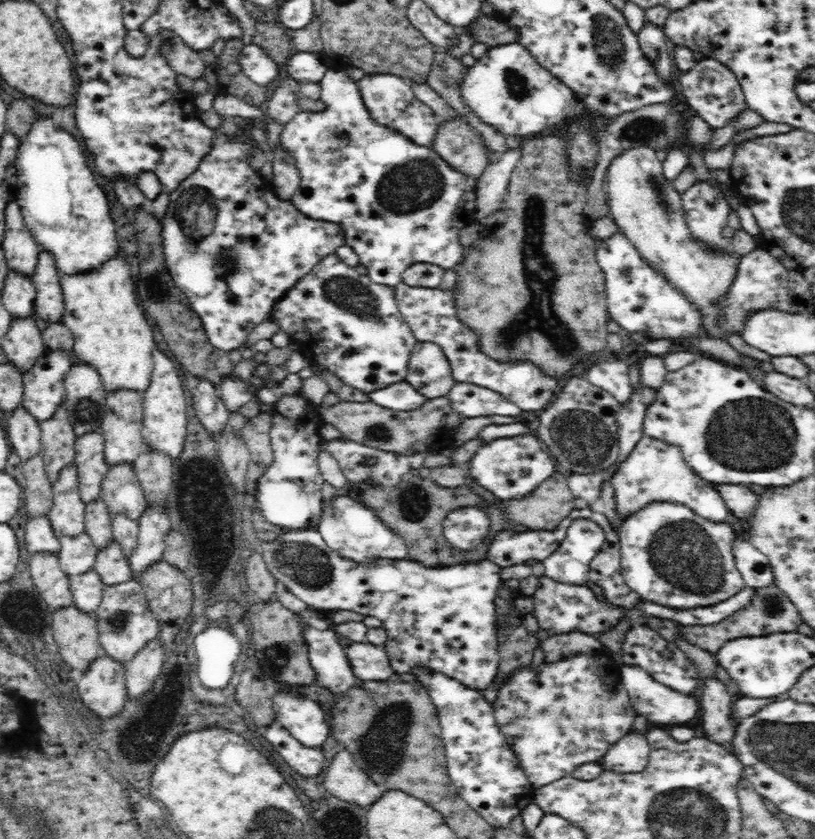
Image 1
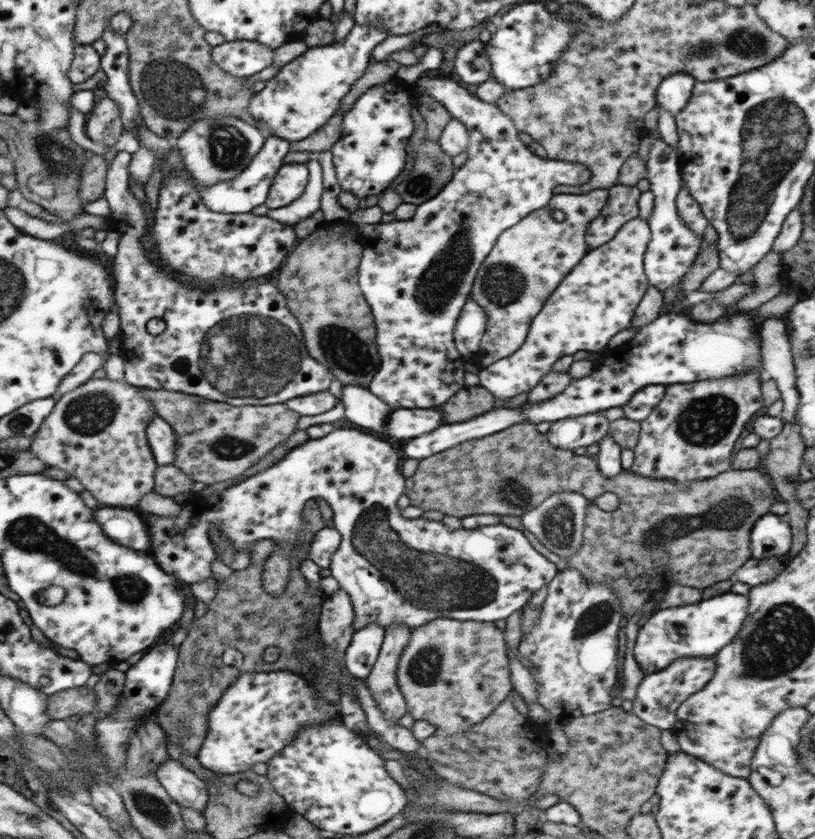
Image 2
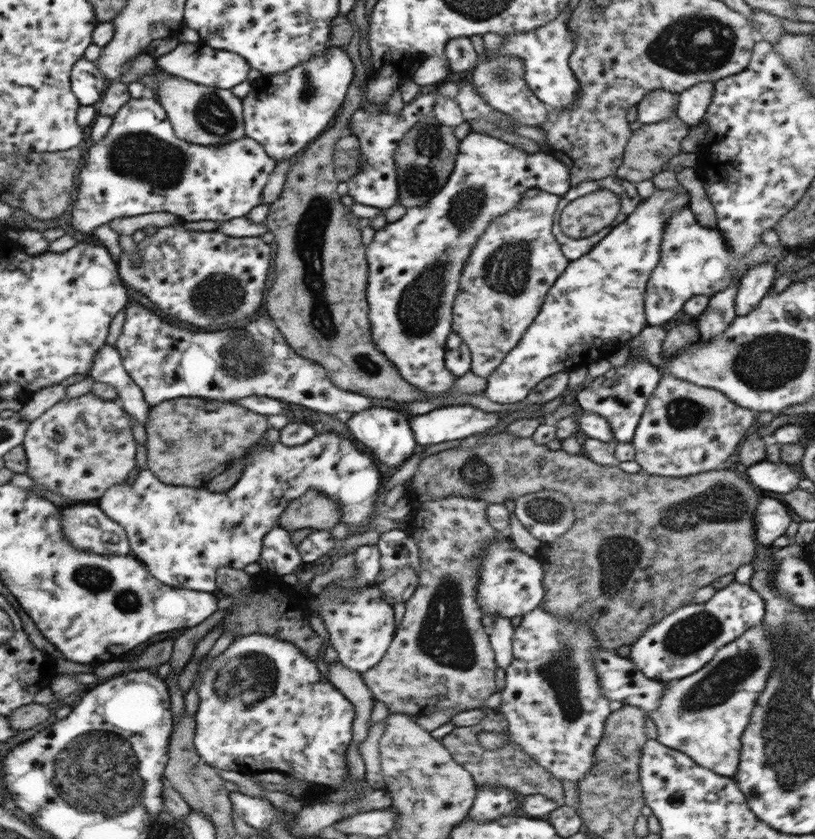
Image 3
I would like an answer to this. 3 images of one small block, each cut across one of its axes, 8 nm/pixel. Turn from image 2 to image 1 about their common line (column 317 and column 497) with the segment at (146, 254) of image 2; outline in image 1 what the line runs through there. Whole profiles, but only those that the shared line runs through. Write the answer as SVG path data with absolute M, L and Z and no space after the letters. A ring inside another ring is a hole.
M400 282L395 286L395 293L402 318L408 323L417 342L433 342L442 349L444 356L448 359L455 382L468 382L476 386L481 386L482 388L489 388L501 394L504 398L510 400L510 402L518 405L520 409L526 411L540 410L540 408L548 406L550 400L556 396L556 392L558 392L558 381L556 378L544 374L534 363L530 361L498 362L480 351L478 335L470 327L466 327L466 324L462 323L458 319L458 315L456 315L457 307L454 290L446 292L439 287L413 287L404 282Z

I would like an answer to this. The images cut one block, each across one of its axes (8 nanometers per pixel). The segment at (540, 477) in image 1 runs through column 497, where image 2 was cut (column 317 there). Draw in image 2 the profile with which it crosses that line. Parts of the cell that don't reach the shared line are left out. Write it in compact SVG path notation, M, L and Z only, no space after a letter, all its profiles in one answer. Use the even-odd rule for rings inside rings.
M346 428L334 429L330 434L317 438L317 440L308 440L308 443L302 444L300 447L294 448L292 452L288 452L280 462L276 462L259 472L254 474L250 478L243 478L243 481L234 484L222 490L222 492L212 492L207 496L202 494L192 495L184 504L181 505L180 514L177 516L163 517L152 513L145 513L144 519L148 520L148 527L151 528L152 535L152 555L159 560L159 563L163 565L163 570L168 572L168 575L172 575L178 579L183 580L186 584L192 584L194 582L200 582L213 576L212 563L219 560L219 553L216 552L215 542L211 540L212 527L218 527L224 537L228 537L232 541L232 547L236 547L236 550L252 550L256 540L272 540L272 543L276 542L275 550L268 554L267 564L265 566L265 572L262 574L262 582L265 584L265 589L268 594L272 596L278 596L284 592L286 584L288 584L288 576L290 576L290 560L292 560L292 552L300 548L300 536L306 532L308 523L304 519L304 504L307 500L322 497L332 508L332 520L334 521L334 528L340 533L341 541L336 552L334 552L329 569L331 575L338 580L341 588L348 593L350 602L354 606L354 628L360 629L368 624L378 624L382 628L390 628L392 624L406 624L408 628L418 628L418 626L424 626L428 624L430 620L434 618L454 618L454 620L466 620L476 621L484 623L494 623L496 620L504 620L508 618L510 614L514 614L516 610L521 611L523 606L529 602L532 595L537 590L540 590L544 584L550 584L550 581L558 574L556 564L548 561L546 557L538 553L532 547L532 544L528 541L528 538L522 533L520 529L510 528L508 525L498 523L492 526L472 528L472 530L466 530L460 527L460 529L452 530L450 527L446 527L442 521L434 521L419 517L416 519L408 519L400 515L401 508L398 508L398 498L404 493L406 488L406 477L402 475L402 471L398 468L398 454L396 450L390 446L388 442L384 440L378 440L374 436L368 436L364 432L358 432L358 430L346 430Z

